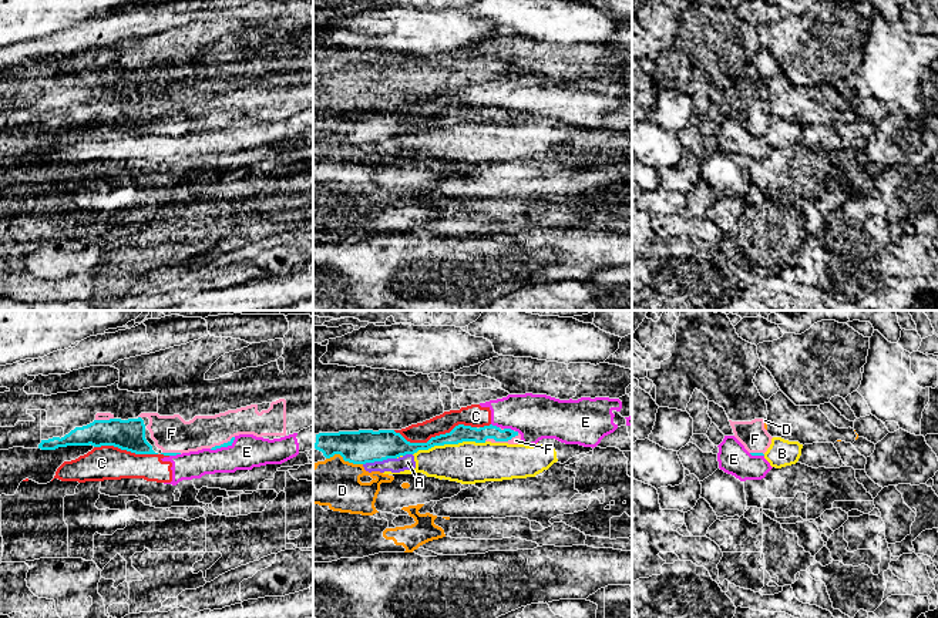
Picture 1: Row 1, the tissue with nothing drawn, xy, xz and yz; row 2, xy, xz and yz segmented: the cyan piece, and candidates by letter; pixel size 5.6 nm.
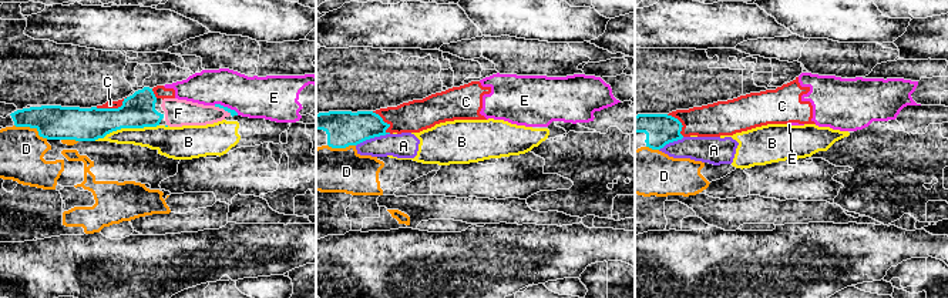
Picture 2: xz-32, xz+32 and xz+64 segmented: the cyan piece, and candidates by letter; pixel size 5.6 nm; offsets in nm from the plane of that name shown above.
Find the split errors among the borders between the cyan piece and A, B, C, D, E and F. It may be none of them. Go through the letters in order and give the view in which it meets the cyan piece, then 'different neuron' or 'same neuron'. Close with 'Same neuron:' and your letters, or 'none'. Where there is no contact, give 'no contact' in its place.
A: contact in xz; different neuron
B: contact in xz; different neuron
C: contact in xz; different neuron
D: contact in xz; different neuron
E: contact in xz; different neuron
F: contact in xz; same neuron
Same neuron: F

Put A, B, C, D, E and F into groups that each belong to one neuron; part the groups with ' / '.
A B / C E / D / F

